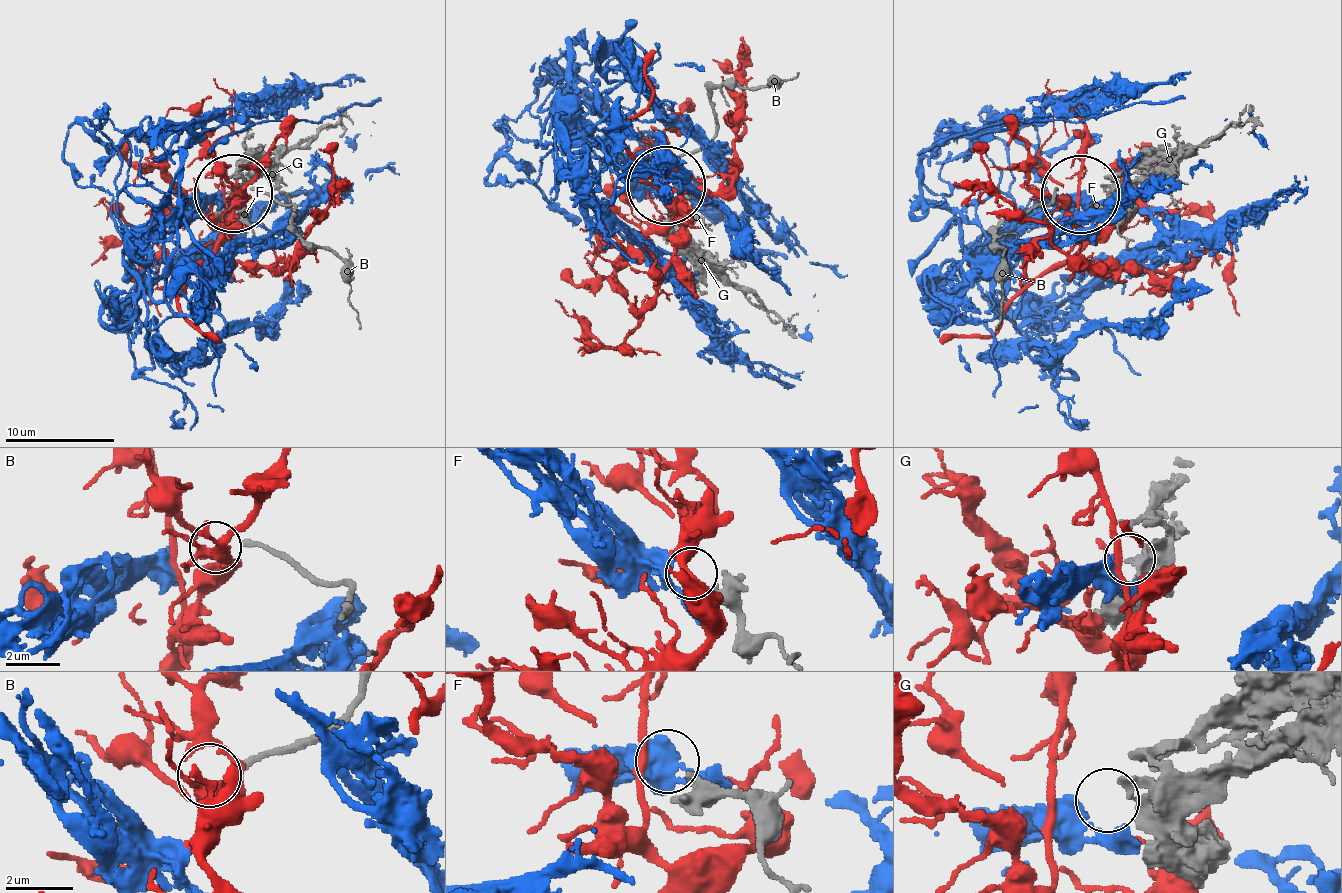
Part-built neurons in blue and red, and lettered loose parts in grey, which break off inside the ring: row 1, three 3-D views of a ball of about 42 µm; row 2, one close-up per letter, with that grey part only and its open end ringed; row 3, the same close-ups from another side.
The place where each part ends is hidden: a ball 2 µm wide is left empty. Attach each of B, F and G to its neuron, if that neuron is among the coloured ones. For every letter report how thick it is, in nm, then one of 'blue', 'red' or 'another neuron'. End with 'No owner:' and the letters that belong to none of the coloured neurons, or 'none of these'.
B: 200 nm thick; another neuron
F: 360 nm thick; another neuron
G: 550 nm thick; blue
No owner: B, F

